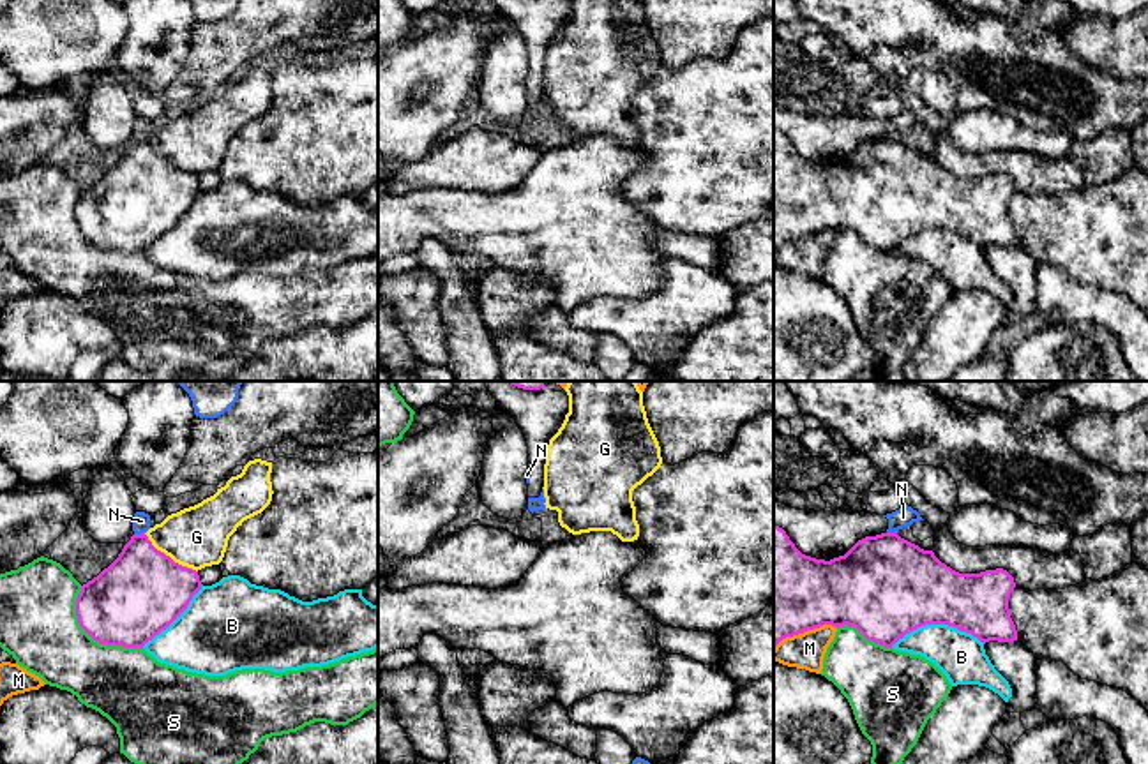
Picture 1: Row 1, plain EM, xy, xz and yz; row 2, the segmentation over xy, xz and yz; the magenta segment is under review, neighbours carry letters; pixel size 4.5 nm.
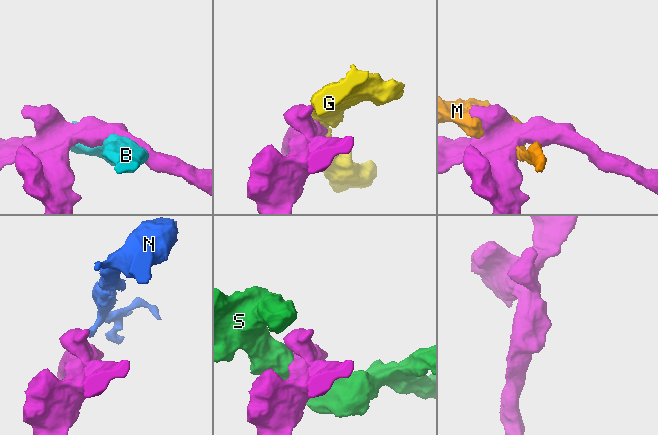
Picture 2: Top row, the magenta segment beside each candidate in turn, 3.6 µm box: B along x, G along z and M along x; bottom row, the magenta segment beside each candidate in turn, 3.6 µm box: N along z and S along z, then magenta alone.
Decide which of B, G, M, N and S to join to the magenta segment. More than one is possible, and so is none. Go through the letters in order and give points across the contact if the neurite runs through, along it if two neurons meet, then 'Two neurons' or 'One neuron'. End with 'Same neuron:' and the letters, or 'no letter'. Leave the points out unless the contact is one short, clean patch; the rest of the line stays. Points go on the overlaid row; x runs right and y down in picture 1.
B: Two neurons
G: Two neurons
M: Two neurons
N: Boundary: xy (143, 531), (135, 535). Two neurons
S: Two neurons
Same neuron: no letter

